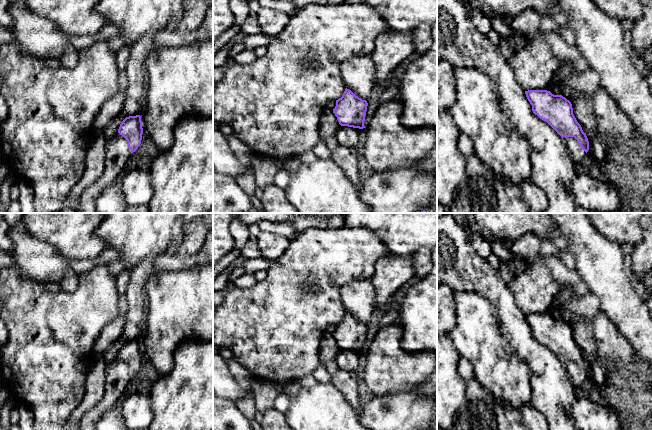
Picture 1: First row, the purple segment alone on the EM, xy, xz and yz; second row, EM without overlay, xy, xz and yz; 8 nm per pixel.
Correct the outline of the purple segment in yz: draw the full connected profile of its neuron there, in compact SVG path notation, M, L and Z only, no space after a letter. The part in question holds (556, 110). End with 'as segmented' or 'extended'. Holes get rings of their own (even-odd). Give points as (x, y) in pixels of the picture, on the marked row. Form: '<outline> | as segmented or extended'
M528 90L525 94L533 113L562 137L574 167L582 163L589 150L589 141L573 114L571 102L547 90Z | extended

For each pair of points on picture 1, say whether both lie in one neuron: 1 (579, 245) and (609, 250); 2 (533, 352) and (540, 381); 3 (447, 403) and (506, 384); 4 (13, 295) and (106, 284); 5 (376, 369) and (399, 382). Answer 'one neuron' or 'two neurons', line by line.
1: one neuron
2: one neuron
3: two neurons
4: one neuron
5: one neuron

